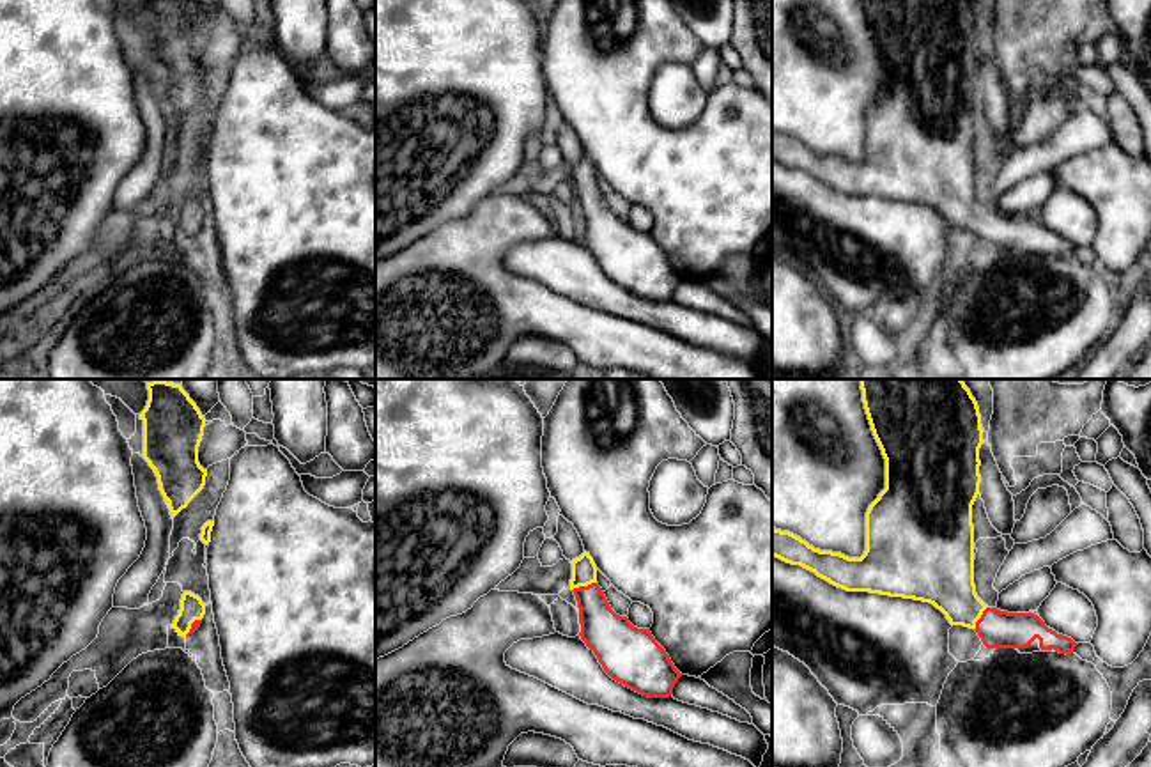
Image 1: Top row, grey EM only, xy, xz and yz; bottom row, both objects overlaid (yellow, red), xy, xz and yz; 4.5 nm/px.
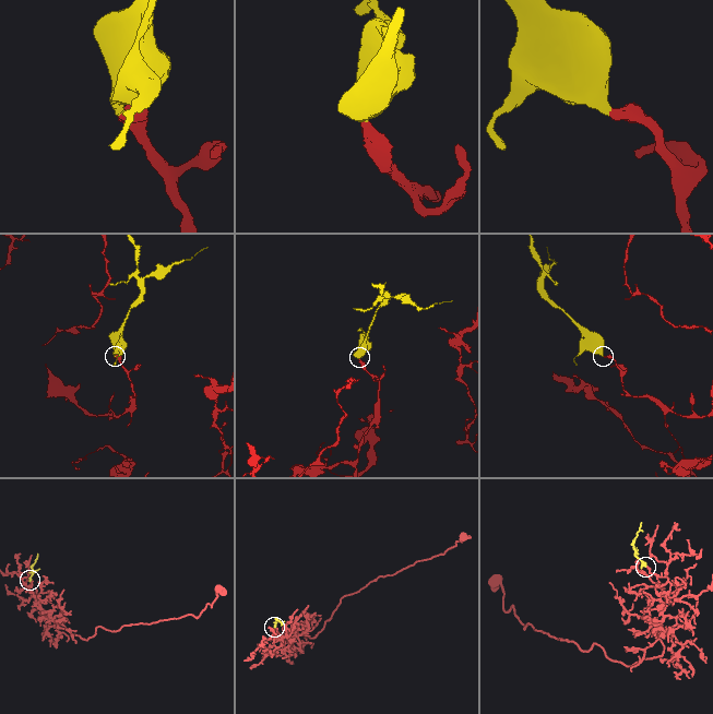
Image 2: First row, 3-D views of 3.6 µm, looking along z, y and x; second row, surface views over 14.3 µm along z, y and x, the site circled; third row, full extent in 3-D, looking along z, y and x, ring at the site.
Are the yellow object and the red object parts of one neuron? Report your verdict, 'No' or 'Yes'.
Yes

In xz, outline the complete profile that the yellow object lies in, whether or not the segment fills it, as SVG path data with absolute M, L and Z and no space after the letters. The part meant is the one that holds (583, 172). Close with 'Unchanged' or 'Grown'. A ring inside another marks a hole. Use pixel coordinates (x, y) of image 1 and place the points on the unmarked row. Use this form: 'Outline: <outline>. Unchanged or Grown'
Outline: M590 156L572 163L570 193L579 211L581 243L597 259L604 275L625 291L648 299L669 301L682 280L650 232L634 230L616 218L597 186Z. Grown

